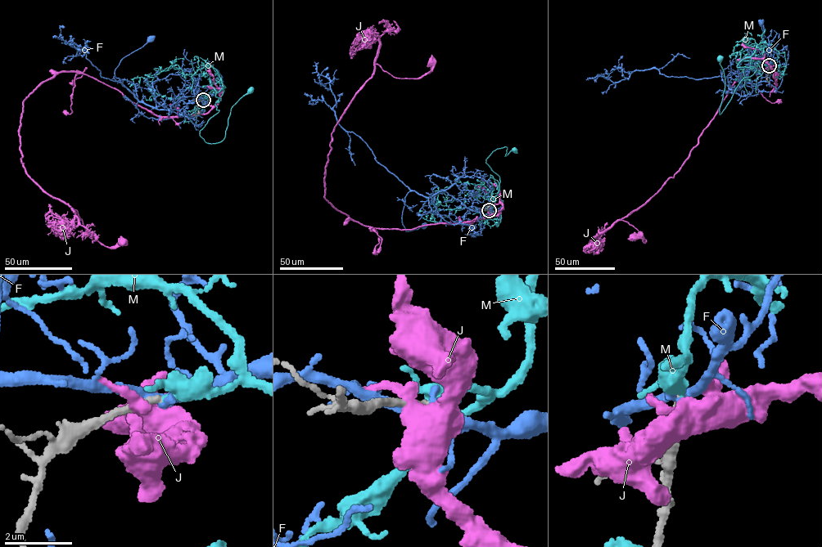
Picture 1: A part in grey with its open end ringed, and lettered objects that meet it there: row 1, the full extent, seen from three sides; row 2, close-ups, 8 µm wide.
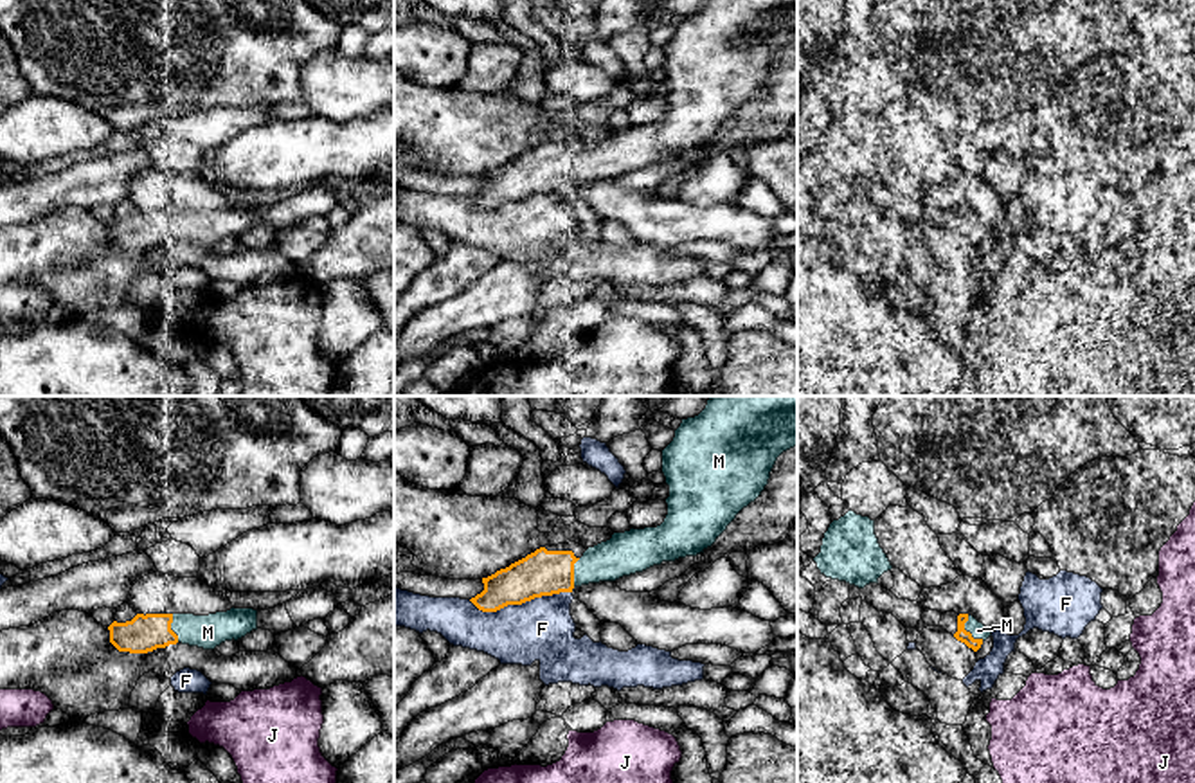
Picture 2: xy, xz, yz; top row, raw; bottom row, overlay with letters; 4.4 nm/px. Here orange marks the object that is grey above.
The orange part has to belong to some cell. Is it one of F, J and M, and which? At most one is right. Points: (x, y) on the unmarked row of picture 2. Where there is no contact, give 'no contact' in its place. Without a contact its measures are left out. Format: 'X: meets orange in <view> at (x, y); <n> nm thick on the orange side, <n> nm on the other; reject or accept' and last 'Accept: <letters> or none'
F: meets orange in xz at (519, 200); 200 nm thick on the orange side, 280 nm on the other; reject
J: no contact; reject
M: meets orange in yz at (965, 227); 60 nm thick on the orange side, 70 nm on the other; accept
Accept: M

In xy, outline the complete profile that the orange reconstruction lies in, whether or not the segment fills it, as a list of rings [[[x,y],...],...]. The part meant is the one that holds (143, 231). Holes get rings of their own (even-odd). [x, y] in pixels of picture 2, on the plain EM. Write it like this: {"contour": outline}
{"contour": [[[230,205],[209,212],[137,211],[131,218],[110,223],[110,239],[119,248],[148,250],[169,241],[189,241],[214,247],[225,238],[238,238],[257,227],[257,207]]]}

